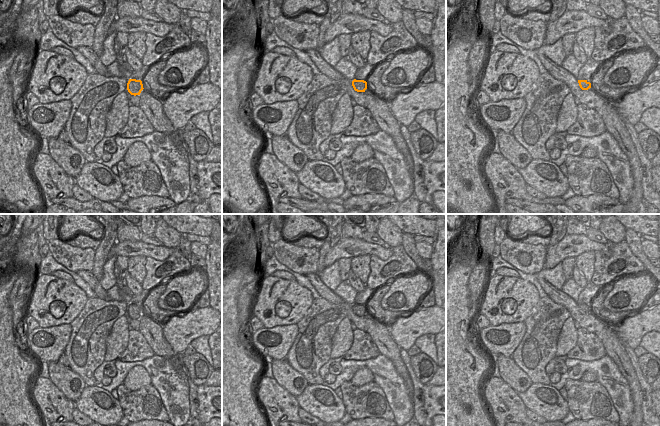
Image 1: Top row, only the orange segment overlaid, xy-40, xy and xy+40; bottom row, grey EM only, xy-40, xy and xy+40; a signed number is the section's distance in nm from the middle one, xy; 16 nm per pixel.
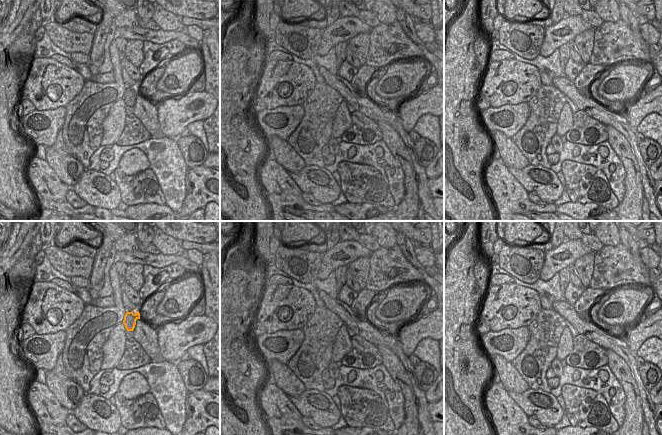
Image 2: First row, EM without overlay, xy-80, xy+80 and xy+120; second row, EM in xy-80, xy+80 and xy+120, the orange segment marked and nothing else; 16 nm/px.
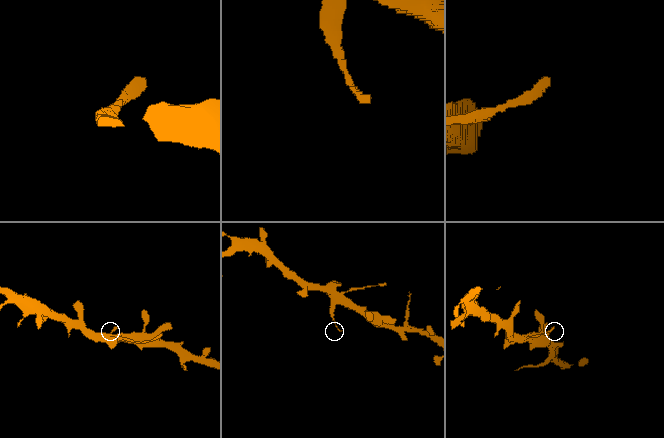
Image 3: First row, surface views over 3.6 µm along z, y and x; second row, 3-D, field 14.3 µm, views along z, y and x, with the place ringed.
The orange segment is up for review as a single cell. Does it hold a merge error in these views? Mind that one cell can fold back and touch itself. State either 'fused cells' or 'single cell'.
fused cells

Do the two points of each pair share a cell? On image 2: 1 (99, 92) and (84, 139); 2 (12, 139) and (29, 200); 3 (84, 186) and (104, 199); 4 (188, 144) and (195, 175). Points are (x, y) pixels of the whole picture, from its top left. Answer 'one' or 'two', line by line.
1: one
2: one
3: one
4: two

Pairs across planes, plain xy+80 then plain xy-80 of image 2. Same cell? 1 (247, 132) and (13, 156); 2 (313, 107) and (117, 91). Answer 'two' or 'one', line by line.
1: one
2: one

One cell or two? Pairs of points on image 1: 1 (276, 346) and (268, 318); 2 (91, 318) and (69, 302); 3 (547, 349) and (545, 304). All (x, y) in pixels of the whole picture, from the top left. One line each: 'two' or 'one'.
1: two
2: two
3: one

